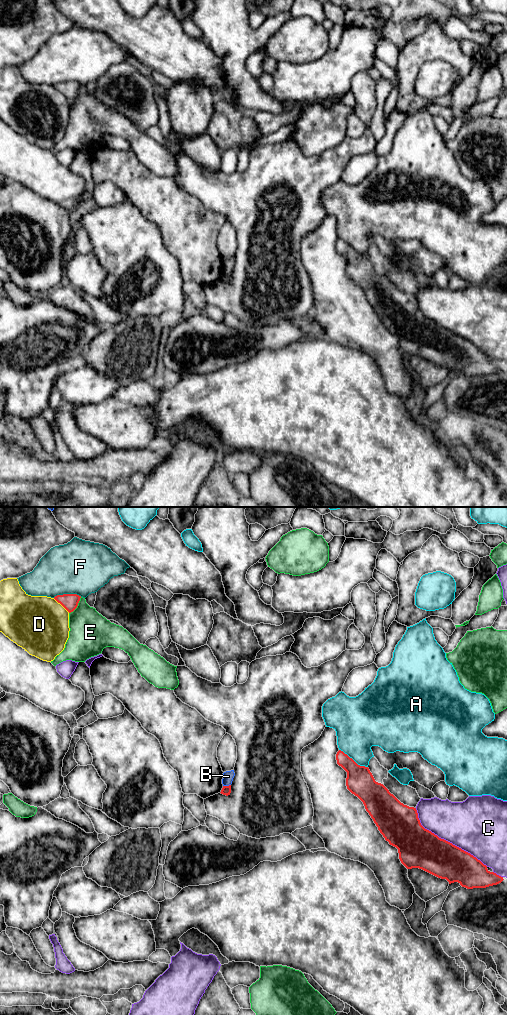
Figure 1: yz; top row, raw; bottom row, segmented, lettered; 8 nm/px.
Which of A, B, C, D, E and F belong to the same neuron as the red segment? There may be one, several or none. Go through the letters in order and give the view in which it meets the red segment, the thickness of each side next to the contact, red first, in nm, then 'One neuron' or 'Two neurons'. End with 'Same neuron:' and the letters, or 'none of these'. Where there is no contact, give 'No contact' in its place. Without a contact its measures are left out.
A: Touches red in yz. Thickness 220 nm (red) against 360 nm. Two neurons
B: Touches red in yz. Thickness 80 nm (red) against 90 nm. Two neurons
C: Touches red in yz. Thickness 320 nm (red) against 420 nm. Two neurons
D: Touches red in yz. Thickness 130 nm (red) against 460 nm. Two neurons
E: Touches red in yz. Thickness 130 nm (red) against 320 nm. Two neurons
F: Touches red in yz. Thickness 130 nm (red) against 440 nm. Two neurons
Same neuron: none of these

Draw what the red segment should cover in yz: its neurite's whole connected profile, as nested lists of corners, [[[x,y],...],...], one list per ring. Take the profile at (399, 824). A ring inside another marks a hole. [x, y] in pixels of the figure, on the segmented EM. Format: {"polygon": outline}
{"polygon": [[[341,750],[337,752],[336,760],[347,772],[347,789],[363,802],[385,840],[398,849],[399,859],[407,869],[419,868],[446,879],[449,884],[458,882],[467,889],[486,888],[504,880],[490,872],[486,865],[470,853],[425,829],[420,823],[416,808],[404,805],[383,784],[376,782],[368,767],[358,765]]]}

